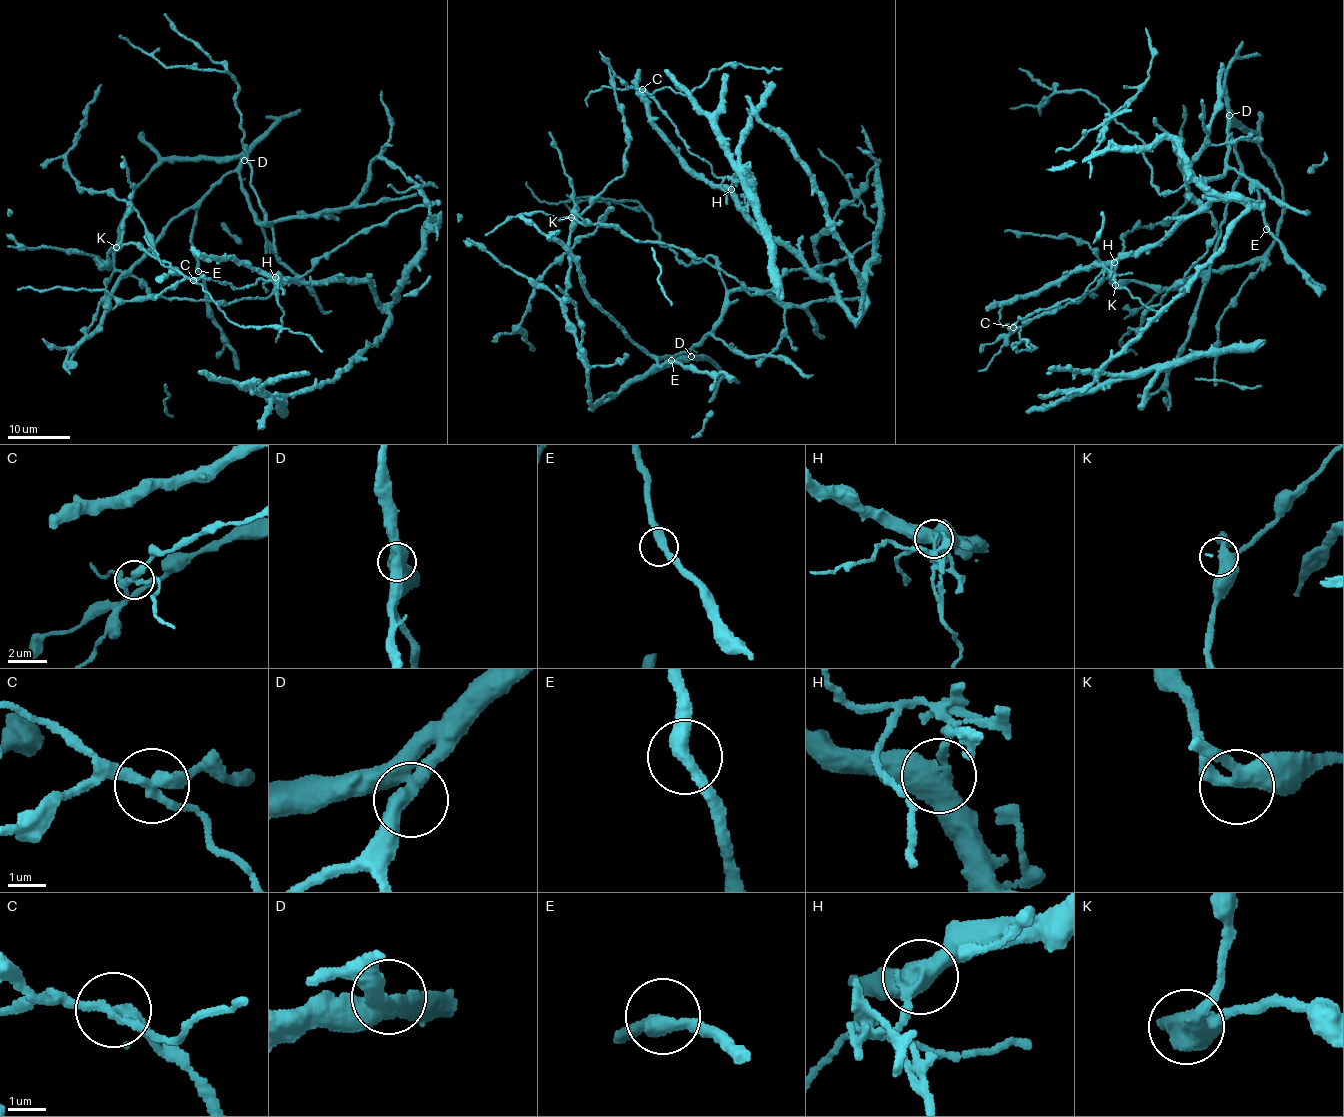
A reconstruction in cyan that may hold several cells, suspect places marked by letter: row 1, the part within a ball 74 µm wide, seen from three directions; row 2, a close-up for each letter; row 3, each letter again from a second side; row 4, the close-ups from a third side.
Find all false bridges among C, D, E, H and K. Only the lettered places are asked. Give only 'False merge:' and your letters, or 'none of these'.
False merge: C, H

